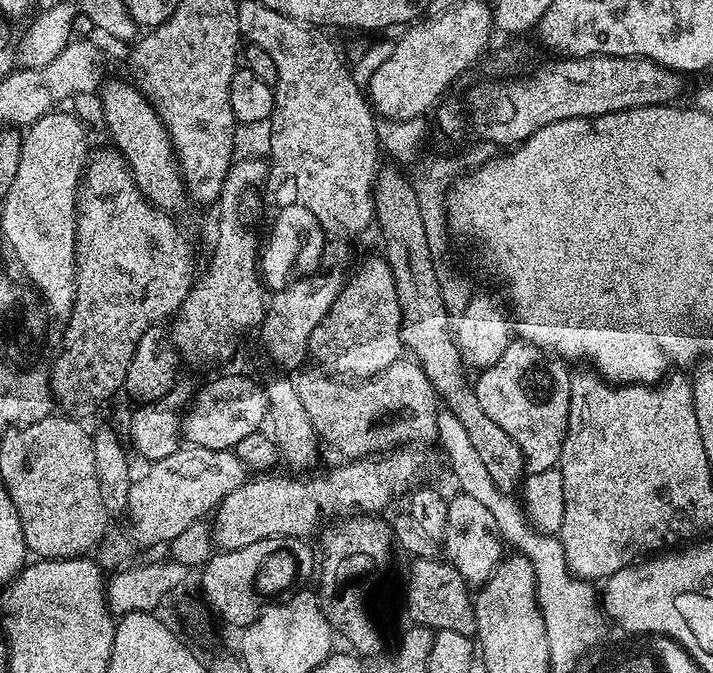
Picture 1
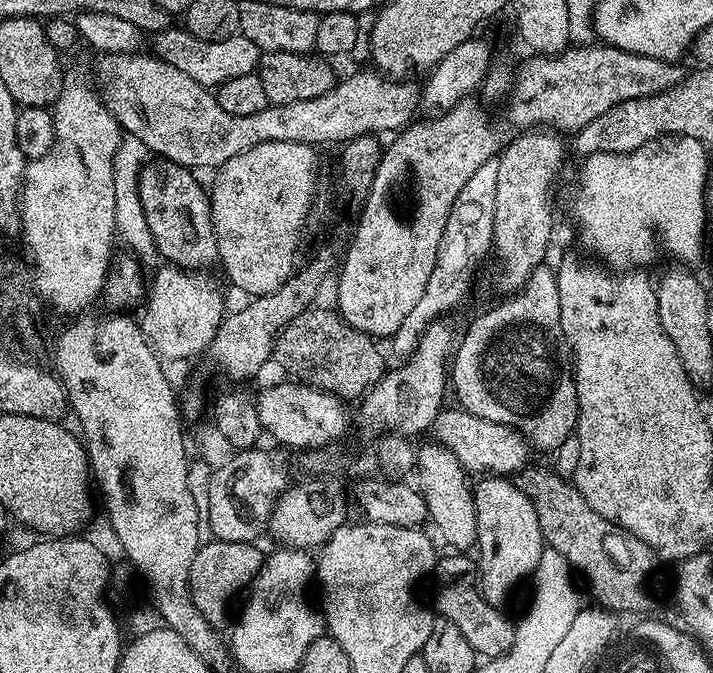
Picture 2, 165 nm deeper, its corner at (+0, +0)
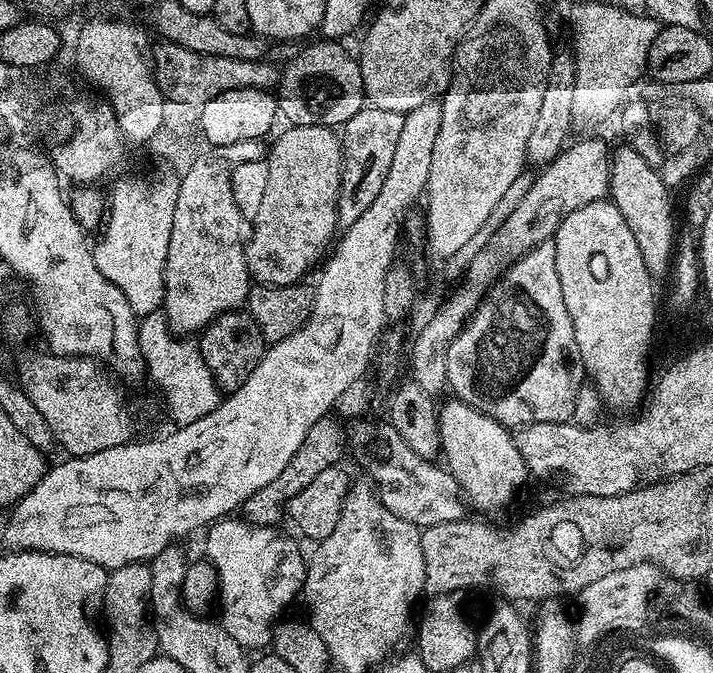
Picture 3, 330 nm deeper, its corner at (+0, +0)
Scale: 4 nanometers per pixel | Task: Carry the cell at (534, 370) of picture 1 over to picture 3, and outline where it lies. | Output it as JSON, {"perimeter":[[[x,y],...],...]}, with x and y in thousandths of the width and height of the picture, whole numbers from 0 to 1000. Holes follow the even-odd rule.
{"perimeter":[[[778,361],[756,363],[746,368],[736,380],[719,386],[710,398],[705,409],[684,431],[683,440],[673,447],[673,456],[662,465],[651,489],[631,508],[628,516],[628,536],[626,538],[626,556],[628,557],[627,575],[634,577],[633,587],[673,612],[680,612],[687,621],[693,621],[708,633],[734,633],[736,630],[753,630],[755,627],[783,627],[784,630],[801,626],[802,611],[806,603],[806,591],[811,578],[809,568],[802,566],[802,553],[797,548],[797,522],[805,517],[805,484],[801,483],[799,468],[788,446],[788,426],[783,413],[781,391],[778,388]]]}

